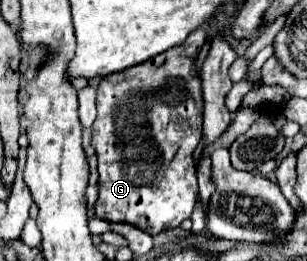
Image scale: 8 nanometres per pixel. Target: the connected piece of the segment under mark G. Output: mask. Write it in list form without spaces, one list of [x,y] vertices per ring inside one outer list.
[[[197,28],[187,36],[187,42],[149,58],[139,66],[105,76],[97,86],[97,118],[91,138],[99,162],[99,198],[93,204],[97,218],[107,222],[125,222],[151,236],[175,230],[183,220],[191,218],[197,202],[193,152],[201,142],[203,122],[203,88],[197,74],[197,56],[205,38],[205,30]]]

